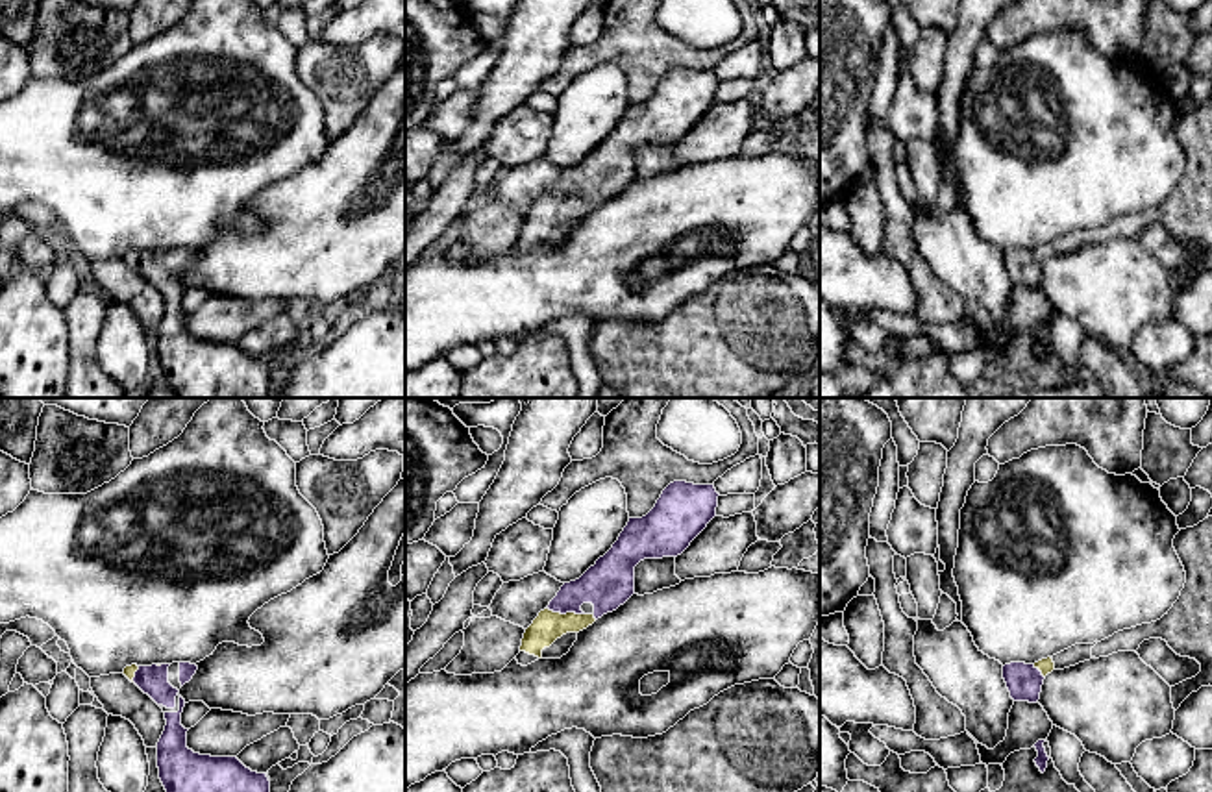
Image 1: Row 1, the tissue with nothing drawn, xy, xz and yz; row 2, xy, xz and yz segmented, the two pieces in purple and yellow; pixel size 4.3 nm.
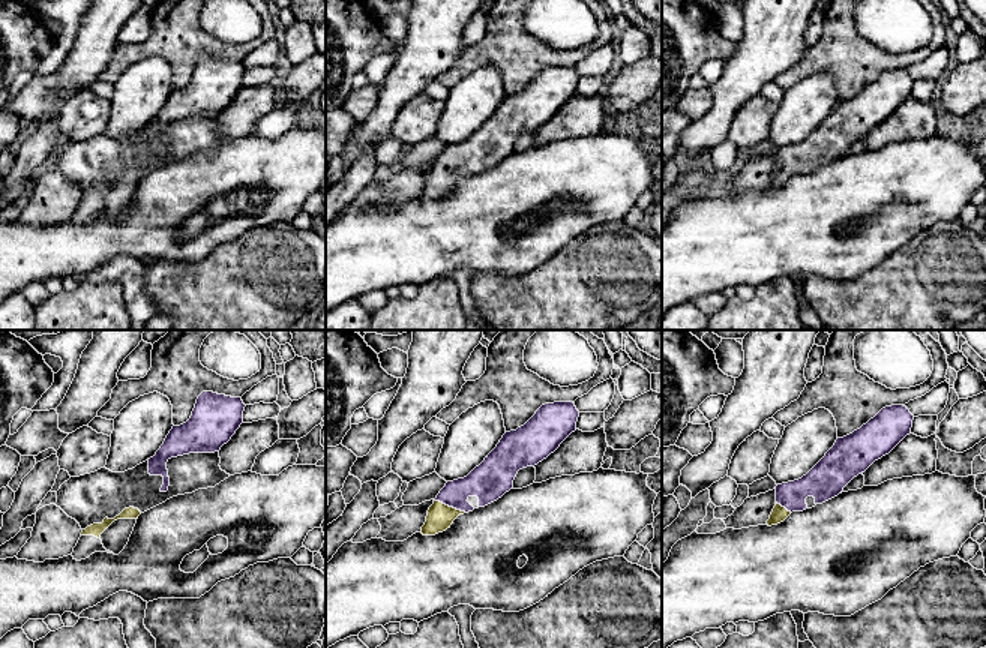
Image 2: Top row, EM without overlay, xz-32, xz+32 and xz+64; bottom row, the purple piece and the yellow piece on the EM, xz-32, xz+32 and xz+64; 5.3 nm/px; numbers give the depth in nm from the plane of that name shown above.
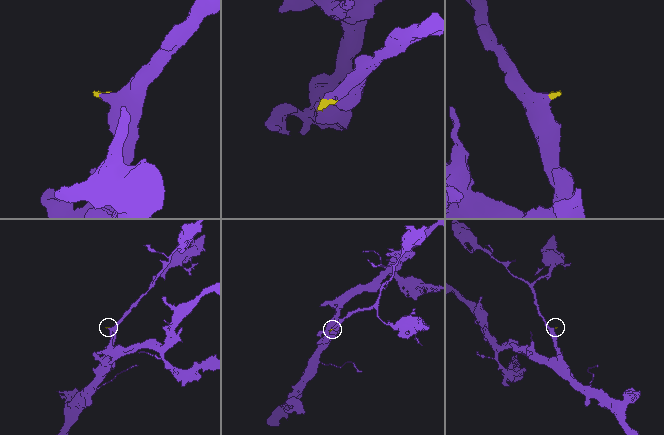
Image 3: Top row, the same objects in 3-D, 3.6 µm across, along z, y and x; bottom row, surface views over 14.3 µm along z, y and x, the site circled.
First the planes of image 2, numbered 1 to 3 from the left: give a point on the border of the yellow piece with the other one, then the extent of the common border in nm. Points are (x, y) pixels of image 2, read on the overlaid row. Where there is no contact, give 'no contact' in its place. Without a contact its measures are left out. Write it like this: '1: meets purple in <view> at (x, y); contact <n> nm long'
1: no contact
2: meets purple in xz+32 at (450, 506); contact 180 nm long
3: meets purple in xz+64 at (784, 506); contact 110 nm long

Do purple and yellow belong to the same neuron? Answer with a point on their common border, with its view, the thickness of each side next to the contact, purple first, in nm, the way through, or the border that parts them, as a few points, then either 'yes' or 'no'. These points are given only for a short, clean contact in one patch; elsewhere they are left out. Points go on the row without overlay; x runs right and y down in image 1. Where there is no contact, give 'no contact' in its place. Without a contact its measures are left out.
meets purple in xz at (567, 197); 220 nm thick on the purple side, 140 nm on the other; runs through xz (609, 169), (587, 174), (567, 197), (548, 211); yes

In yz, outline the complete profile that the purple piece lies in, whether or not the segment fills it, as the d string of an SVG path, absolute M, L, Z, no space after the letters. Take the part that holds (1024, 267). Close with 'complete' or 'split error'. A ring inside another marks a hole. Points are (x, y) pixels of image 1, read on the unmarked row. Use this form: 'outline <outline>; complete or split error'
outline M1212 102L1193 113L1181 115L1173 133L1184 152L1186 168L1173 192L1156 207L1114 218L1094 229L1075 229L1034 250L1010 248L1003 265L1014 287L1036 289L1042 270L1053 255L1108 242L1118 237L1136 237L1144 226L1162 224L1181 242L1195 244L1201 257L1171 272L1171 289L1181 289L1201 272L1212 272Z; split error

